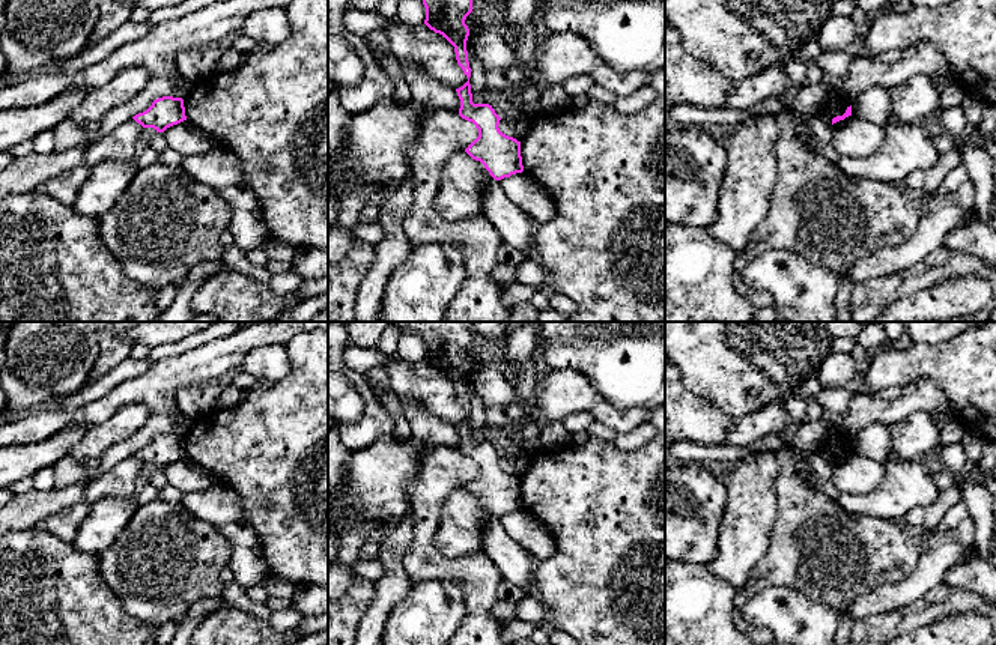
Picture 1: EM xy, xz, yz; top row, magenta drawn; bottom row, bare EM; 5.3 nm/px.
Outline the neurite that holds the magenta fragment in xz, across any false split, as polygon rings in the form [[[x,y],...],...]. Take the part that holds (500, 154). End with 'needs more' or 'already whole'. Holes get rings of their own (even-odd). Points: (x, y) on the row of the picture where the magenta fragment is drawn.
[[[423,0],[423,5],[426,8],[424,24],[454,47],[457,65],[468,77],[468,81],[456,89],[460,99],[459,116],[475,125],[478,137],[465,152],[480,161],[495,180],[522,173],[521,141],[500,131],[501,117],[492,105],[472,102],[466,51],[469,29],[465,24],[466,17],[472,12],[472,0]]] | already whole

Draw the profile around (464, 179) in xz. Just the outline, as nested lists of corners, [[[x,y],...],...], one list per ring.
[[[460,152],[447,159],[435,207],[450,223],[481,215],[486,183],[492,179],[480,161]]]

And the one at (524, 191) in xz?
[[[516,173],[498,180],[506,195],[536,224],[551,221],[557,213],[557,204],[551,194],[528,174]]]

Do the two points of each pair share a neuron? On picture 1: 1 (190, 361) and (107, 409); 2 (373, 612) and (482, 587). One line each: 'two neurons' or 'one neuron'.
1: one neuron
2: two neurons

